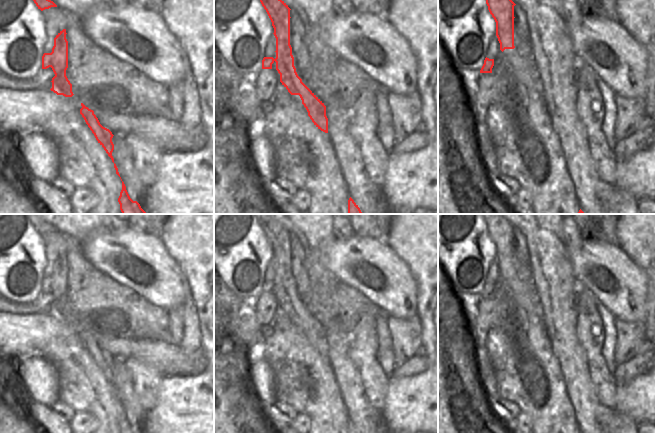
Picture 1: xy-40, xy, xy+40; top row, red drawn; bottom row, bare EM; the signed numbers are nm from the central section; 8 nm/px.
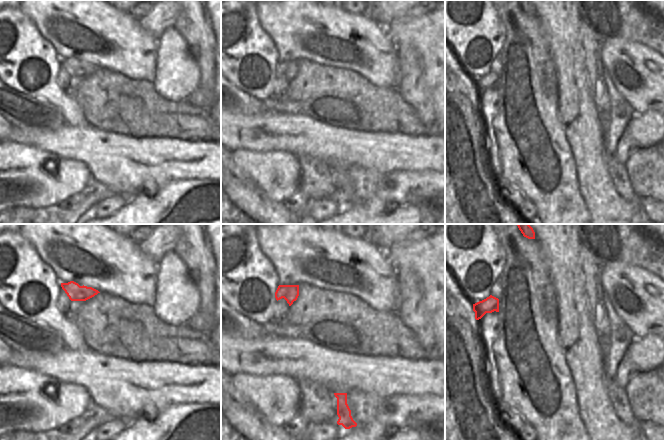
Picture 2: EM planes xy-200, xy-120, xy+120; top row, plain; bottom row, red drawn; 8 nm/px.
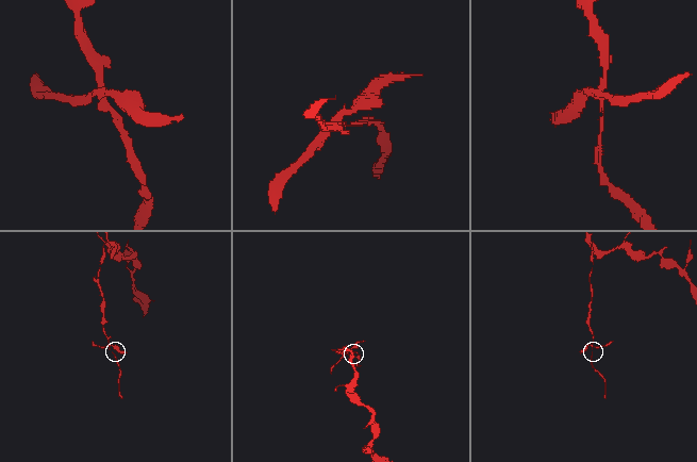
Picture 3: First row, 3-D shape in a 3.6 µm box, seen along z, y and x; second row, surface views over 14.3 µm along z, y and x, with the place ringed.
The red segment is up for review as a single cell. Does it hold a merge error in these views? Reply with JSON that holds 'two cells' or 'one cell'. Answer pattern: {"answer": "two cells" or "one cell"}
{"answer": "one cell"}

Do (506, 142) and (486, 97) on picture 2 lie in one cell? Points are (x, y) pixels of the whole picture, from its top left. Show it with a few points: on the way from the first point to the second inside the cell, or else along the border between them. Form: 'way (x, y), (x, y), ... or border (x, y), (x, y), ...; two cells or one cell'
border (499, 94), (499, 111), (493, 120), (496, 140); two cells

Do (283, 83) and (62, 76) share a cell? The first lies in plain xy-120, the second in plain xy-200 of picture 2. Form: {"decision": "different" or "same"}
{"decision": "same"}

